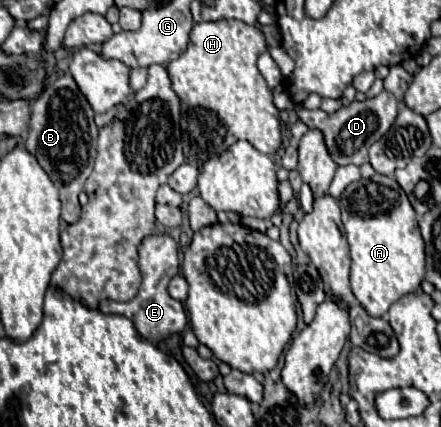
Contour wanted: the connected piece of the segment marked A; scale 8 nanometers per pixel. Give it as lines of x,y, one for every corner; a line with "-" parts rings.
379,174
349,184
339,206
351,250
351,290
371,316
383,316
395,300
415,292
425,276
425,248
415,210
399,184

